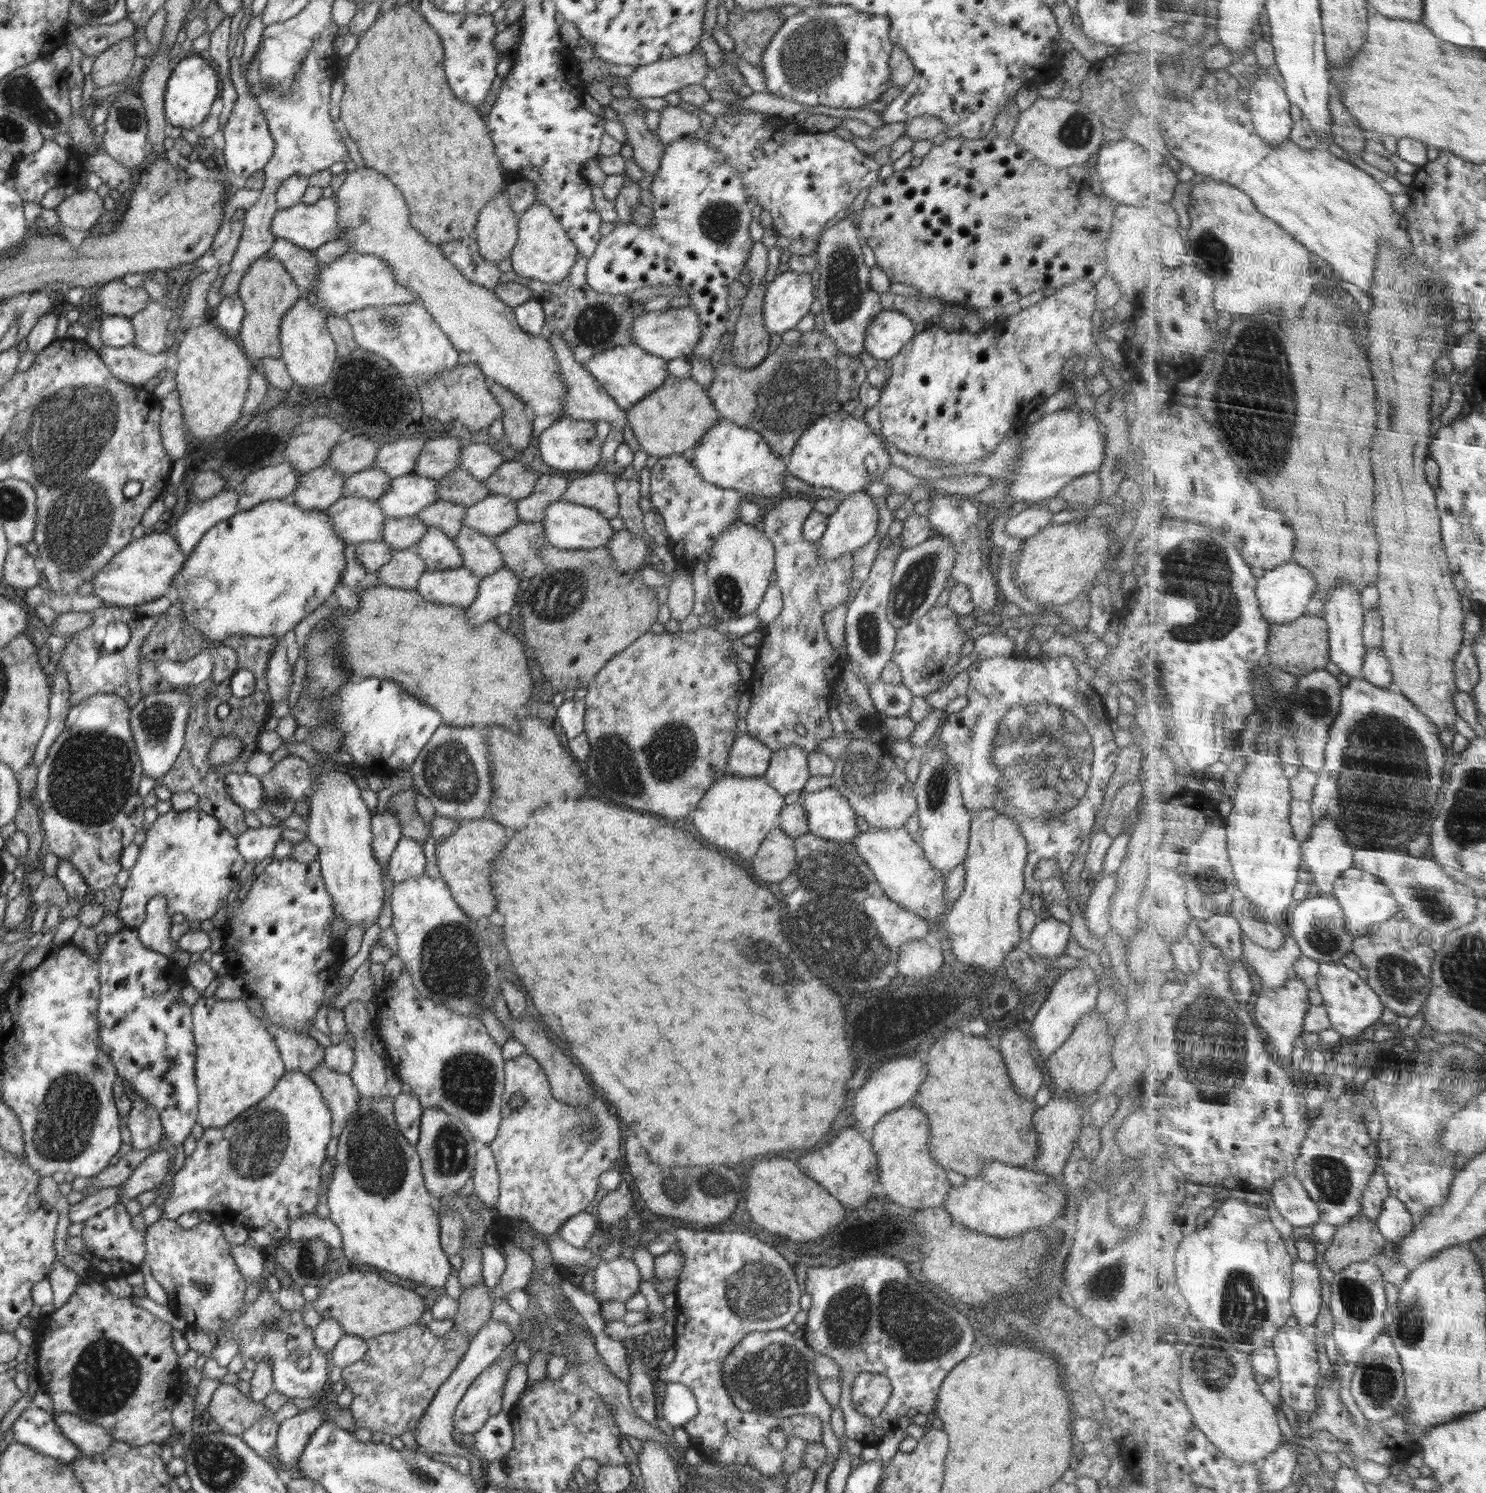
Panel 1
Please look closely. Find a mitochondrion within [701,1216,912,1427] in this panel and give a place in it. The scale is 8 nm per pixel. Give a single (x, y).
(755, 1289)

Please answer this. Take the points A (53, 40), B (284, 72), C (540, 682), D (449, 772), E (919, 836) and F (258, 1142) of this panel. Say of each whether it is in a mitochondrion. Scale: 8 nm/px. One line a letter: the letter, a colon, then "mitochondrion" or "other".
A: other
B: mitochondrion
C: other
D: mitochondrion
E: other
F: mitochondrion

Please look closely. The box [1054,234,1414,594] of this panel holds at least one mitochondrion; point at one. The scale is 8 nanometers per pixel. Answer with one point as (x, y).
(1260, 390)

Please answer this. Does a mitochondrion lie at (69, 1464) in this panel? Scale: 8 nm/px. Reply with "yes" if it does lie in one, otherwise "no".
no

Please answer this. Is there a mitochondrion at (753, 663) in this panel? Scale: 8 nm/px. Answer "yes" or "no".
no

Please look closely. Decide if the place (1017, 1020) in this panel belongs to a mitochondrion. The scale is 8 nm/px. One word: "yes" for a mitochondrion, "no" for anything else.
no

